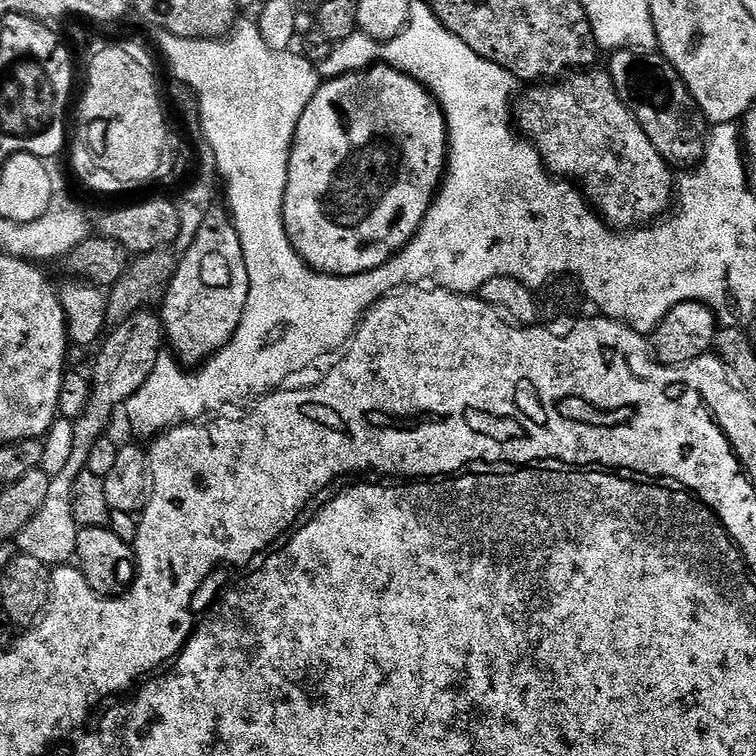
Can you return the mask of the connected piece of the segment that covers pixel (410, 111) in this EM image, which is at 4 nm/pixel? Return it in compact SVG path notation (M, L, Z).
M374 64L363 72L352 72L349 76L333 76L325 79L314 98L302 110L302 118L298 122L296 137L292 143L292 153L288 163L288 181L284 195L284 225L288 231L290 242L296 253L310 265L315 272L325 272L328 276L361 276L364 272L382 266L397 252L408 245L409 240L416 236L420 223L430 210L436 193L446 171L448 159L448 124L444 121L444 111L440 109L436 97L414 78L404 72L391 68L389 64Z

